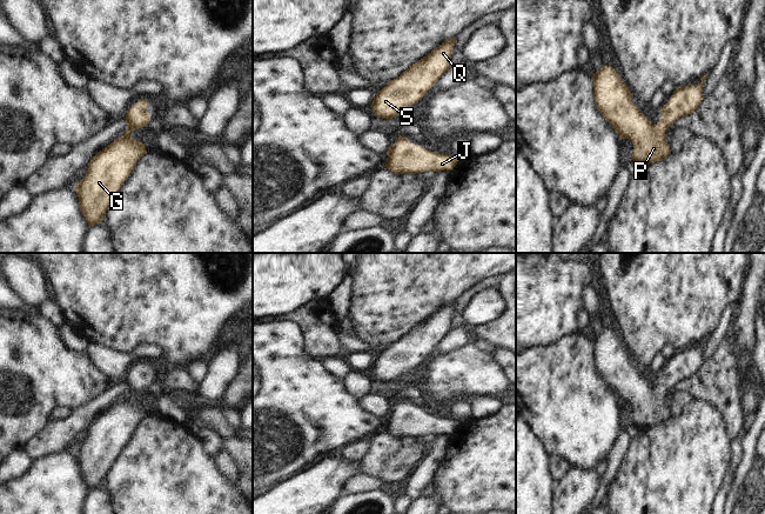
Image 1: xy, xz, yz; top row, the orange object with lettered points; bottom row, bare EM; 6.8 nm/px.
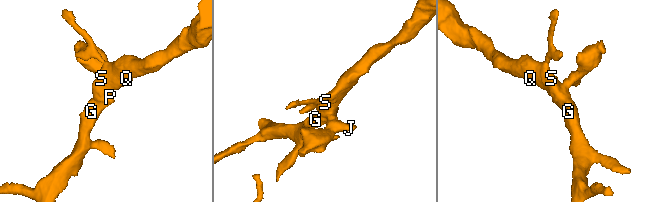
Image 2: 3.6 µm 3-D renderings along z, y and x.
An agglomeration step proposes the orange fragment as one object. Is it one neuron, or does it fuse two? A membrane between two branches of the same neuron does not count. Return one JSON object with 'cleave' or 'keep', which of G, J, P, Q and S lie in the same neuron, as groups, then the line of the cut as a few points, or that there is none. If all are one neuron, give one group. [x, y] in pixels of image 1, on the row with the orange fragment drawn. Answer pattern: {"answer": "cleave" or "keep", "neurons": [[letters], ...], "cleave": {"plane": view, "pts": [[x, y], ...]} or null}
{"answer": "keep", "neurons": [["G", "J", "P", "Q", "S"]], "cleave": null}

